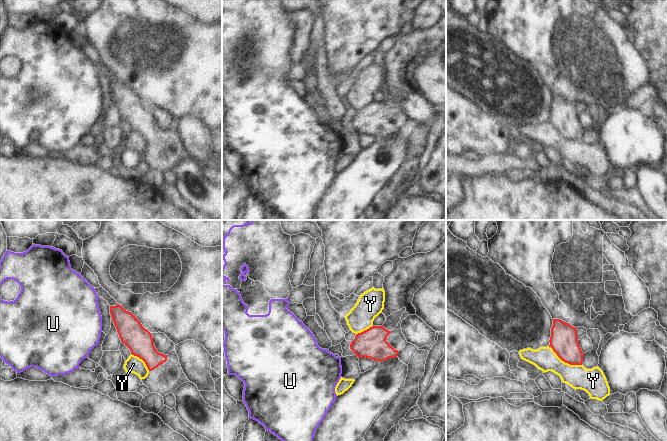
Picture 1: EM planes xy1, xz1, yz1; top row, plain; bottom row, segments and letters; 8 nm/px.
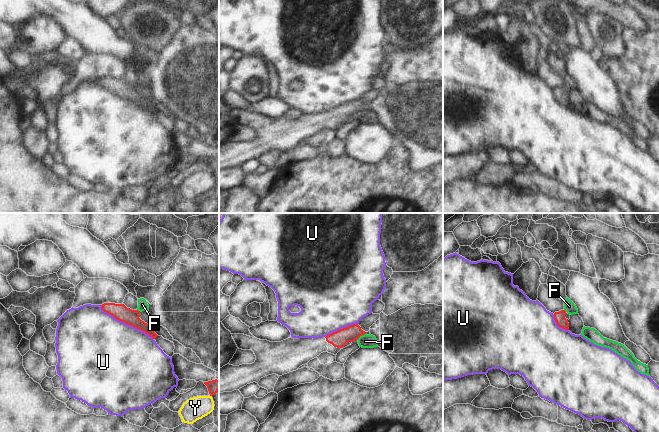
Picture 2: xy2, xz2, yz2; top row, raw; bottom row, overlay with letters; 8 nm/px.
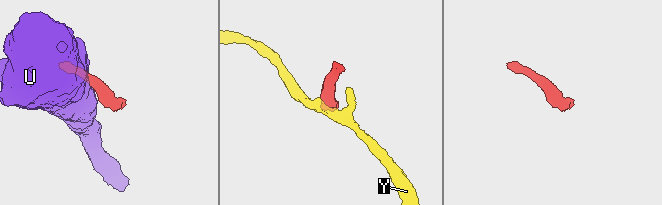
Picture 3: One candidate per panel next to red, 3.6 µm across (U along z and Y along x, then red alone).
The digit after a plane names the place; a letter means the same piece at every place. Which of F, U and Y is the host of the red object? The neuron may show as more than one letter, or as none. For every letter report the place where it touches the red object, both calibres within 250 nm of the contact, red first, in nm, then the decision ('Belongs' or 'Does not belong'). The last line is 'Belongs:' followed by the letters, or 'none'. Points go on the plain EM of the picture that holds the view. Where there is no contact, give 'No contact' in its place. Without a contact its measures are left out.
F: Touches red at xz2 (361, 111). Thickness 140 nm (red) against 110 nm. Does not belong
U: Touches red at xy2 (126, 99). Thickness 130 nm (red) against 500 nm. Does not belong
Y: Touches red at yz1 (564, 137). Thickness 220 nm (red) against 190 nm. Does not belong
Belongs: none.

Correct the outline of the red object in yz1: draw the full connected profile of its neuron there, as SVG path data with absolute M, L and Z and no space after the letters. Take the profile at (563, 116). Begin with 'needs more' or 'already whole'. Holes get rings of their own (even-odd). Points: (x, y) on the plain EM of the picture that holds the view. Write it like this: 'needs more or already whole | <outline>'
already whole | M553 95L550 121L557 132L570 141L582 141L584 129L579 122L577 106L560 95Z

